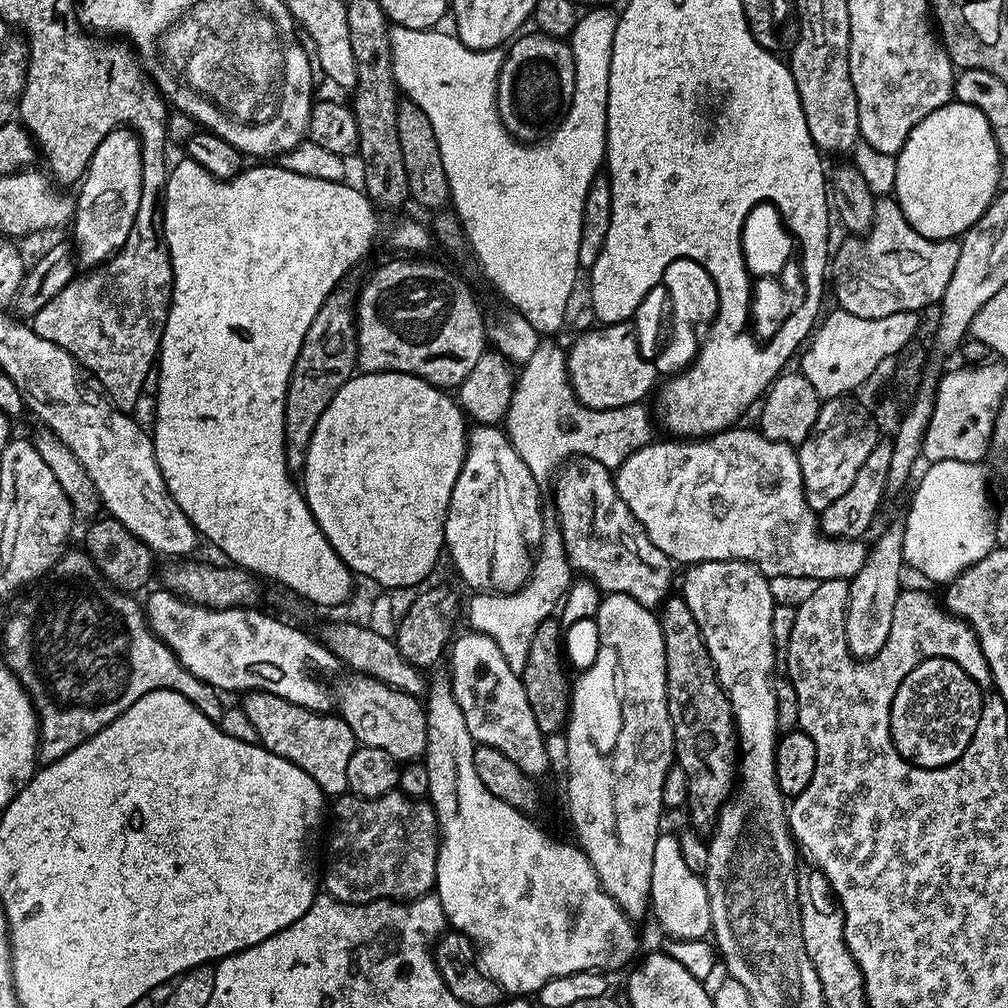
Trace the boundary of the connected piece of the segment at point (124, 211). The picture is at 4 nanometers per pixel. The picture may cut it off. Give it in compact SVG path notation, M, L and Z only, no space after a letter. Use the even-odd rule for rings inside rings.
M116 128L98 142L98 150L94 150L79 188L80 193L74 196L76 215L70 221L70 229L76 235L74 255L77 261L91 270L109 260L126 238L130 238L138 214L138 202L142 198L142 150L131 128Z

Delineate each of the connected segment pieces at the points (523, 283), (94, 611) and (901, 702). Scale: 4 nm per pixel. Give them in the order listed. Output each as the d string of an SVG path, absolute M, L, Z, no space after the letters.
M596 8L593 12L584 12L575 30L570 37L572 53L574 54L574 66L576 67L576 81L574 82L574 98L564 119L552 129L546 142L524 142L514 139L506 130L506 126L500 117L500 111L496 105L496 91L498 90L498 78L504 65L505 53L500 48L490 50L474 50L466 47L451 31L441 30L410 30L409 28L393 27L388 33L390 46L392 47L392 69L396 79L396 87L404 92L409 101L419 106L422 114L430 118L430 126L434 126L434 138L438 142L438 150L442 154L442 166L446 166L446 178L448 179L448 194L454 215L460 221L466 237L467 247L472 247L478 263L484 267L484 276L512 303L511 307L520 313L534 330L541 334L556 334L564 324L564 315L568 312L568 303L572 300L572 291L576 288L576 272L581 271L578 262L578 242L582 234L582 210L586 206L586 194L590 190L593 180L601 171L606 160L608 147L608 83L610 82L610 62L612 61L612 47L614 46L614 30L616 29L617 13L608 8Z
M77 550L77 552L65 551L60 561L52 567L51 572L35 586L29 587L27 592L28 601L4 624L4 656L2 656L2 660L11 668L12 673L20 679L20 685L27 690L28 696L32 700L32 707L36 709L38 760L41 765L53 764L58 758L70 754L70 750L74 750L82 742L89 740L98 730L110 726L110 722L114 722L114 718L118 718L130 706L134 706L134 702L138 702L138 698L142 698L142 694L150 694L154 690L165 688L171 692L182 694L182 698L186 698L199 712L206 714L206 718L217 722L222 718L226 704L225 701L220 701L222 699L221 693L217 689L211 688L206 682L202 682L202 678L194 678L194 674L190 674L190 670L186 670L186 666L182 666L178 662L176 655L152 633L152 627L148 625L148 617L144 615L141 601L136 601L137 597L135 595L112 587L104 579L104 575L94 566L94 562L87 552L83 550Z
M924 659L902 680L891 703L891 738L905 761L920 768L944 768L964 753L981 718L984 692L952 659Z

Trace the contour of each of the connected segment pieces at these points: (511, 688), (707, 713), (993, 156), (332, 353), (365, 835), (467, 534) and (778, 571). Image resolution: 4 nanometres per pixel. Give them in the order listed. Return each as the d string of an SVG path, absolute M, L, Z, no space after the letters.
M465 632L465 636L457 635L451 641L446 665L454 702L458 702L462 709L472 739L477 744L502 750L502 754L506 754L506 758L510 758L510 762L518 765L526 775L540 778L548 768L546 736L538 730L538 722L534 722L534 710L530 710L521 673L510 670L510 662L506 662L494 638L481 632Z
M669 595L658 609L658 619L666 650L668 713L676 739L674 760L686 770L686 808L692 811L691 827L708 830L715 825L720 807L732 795L738 776L736 722L732 718L730 702L716 681L716 668L706 650L702 630L698 630L698 622L694 622L694 614L690 614L690 606L686 606L683 595Z
M949 102L938 110L926 114L914 130L906 138L902 150L896 158L896 191L894 199L899 204L902 214L910 222L918 234L931 240L956 240L982 218L1001 191L1000 163L1002 157L994 134L990 130L990 122L986 122L986 114L969 104Z
M337 287L329 294L314 322L310 322L310 330L306 330L302 350L290 374L284 403L284 458L292 470L303 469L318 418L322 418L334 394L338 394L340 387L357 371L354 292L344 287Z
M387 792L378 798L366 798L365 796L353 796L345 794L335 801L336 821L332 824L332 833L326 836L326 852L328 848L328 860L322 864L322 888L327 895L341 900L343 904L369 904L375 900L417 900L420 896L427 896L436 887L436 859L440 849L440 838L436 822L436 811L432 809L427 799L415 796L405 796L403 792Z
M476 424L468 433L468 449L464 455L462 462L462 470L458 474L458 482L454 482L454 494L450 498L450 506L446 514L446 522L444 523L444 547L447 555L452 555L452 564L456 567L456 572L469 584L470 587L476 588L477 593L490 592L493 594L503 594L505 592L517 592L529 576L532 575L532 566L534 557L539 549L540 540L544 537L544 529L546 521L544 521L544 512L540 509L540 488L541 481L534 478L534 474L530 474L530 466L526 466L526 462L522 462L522 458L518 454L518 450L514 450L514 446L508 441L508 433L503 427L495 424Z
M733 426L725 428L723 432L716 432L712 436L703 438L667 438L659 444L653 442L642 446L642 450L638 450L634 454L630 454L619 468L615 469L614 479L616 489L622 498L622 502L626 502L626 506L630 506L630 514L634 514L634 518L638 518L638 522L646 530L646 534L650 538L650 542L654 542L654 546L658 546L658 550L662 550L662 554L666 554L668 559L677 565L691 566L701 564L702 562L710 562L711 560L745 560L748 564L755 564L756 569L769 578L775 576L789 576L792 580L812 580L811 582L819 582L822 580L848 580L856 576L858 570L862 570L862 566L868 557L869 545L855 540L836 540L832 536L823 535L818 527L817 513L813 512L810 505L804 501L804 487L802 486L802 472L800 470L800 458L797 449L791 444L783 444L782 442L774 442L770 438L766 438L759 430L752 432L748 428L740 428L741 426Z

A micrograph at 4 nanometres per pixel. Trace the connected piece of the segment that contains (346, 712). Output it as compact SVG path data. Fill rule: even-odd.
M348 674L334 688L335 711L350 726L357 741L365 748L386 750L397 762L416 762L427 746L424 704L410 694L402 694L369 676Z

